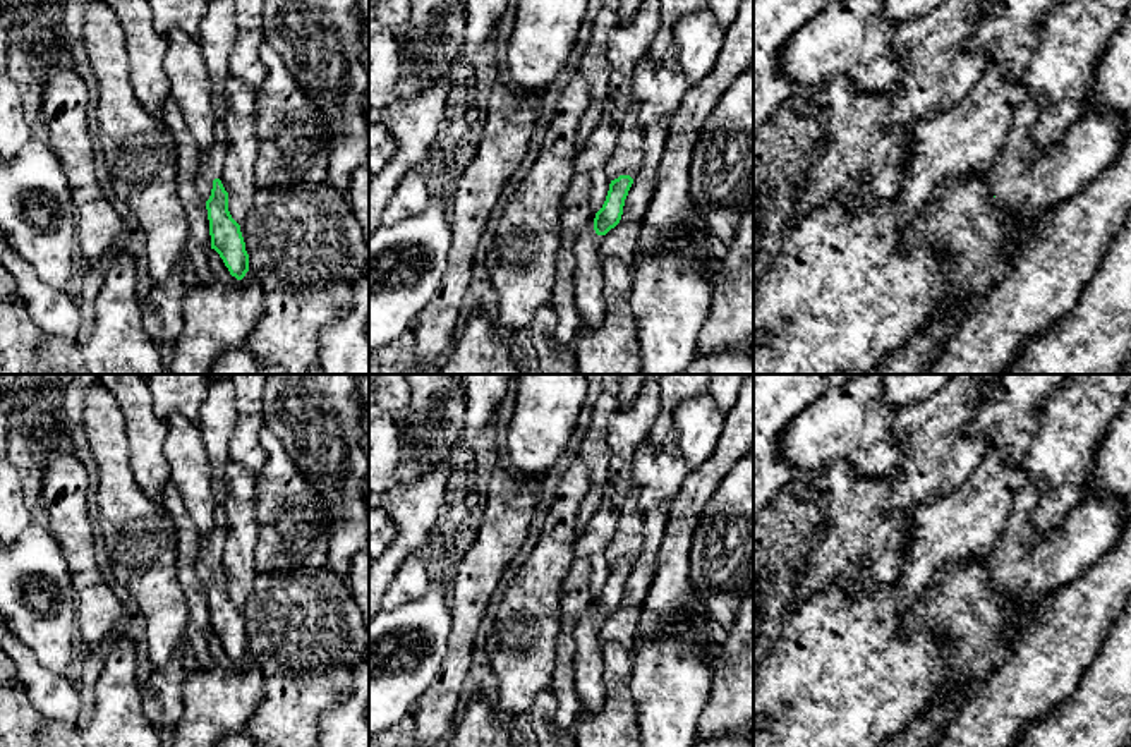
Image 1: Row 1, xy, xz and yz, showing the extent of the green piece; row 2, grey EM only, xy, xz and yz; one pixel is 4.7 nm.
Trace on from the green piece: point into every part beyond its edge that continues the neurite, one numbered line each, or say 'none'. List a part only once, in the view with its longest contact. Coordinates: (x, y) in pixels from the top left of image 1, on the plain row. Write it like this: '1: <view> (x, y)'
1: xy (210, 550)

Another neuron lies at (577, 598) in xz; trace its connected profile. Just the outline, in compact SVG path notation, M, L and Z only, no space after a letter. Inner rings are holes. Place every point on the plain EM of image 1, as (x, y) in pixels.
M587 558L573 562L561 594L561 629L554 644L554 673L551 690L556 695L558 708L554 725L561 730L572 730L580 714L580 699L575 689L575 627L584 613L594 606L596 598L590 591L590 563Z

